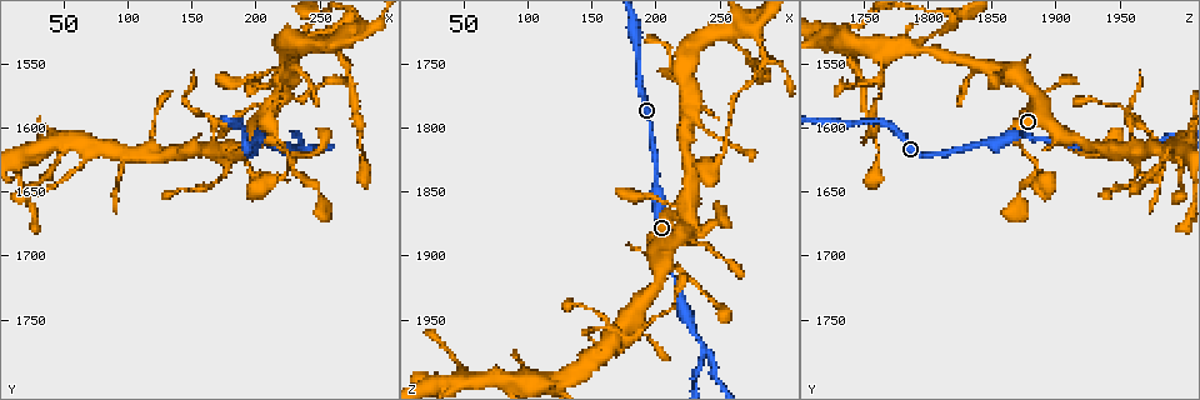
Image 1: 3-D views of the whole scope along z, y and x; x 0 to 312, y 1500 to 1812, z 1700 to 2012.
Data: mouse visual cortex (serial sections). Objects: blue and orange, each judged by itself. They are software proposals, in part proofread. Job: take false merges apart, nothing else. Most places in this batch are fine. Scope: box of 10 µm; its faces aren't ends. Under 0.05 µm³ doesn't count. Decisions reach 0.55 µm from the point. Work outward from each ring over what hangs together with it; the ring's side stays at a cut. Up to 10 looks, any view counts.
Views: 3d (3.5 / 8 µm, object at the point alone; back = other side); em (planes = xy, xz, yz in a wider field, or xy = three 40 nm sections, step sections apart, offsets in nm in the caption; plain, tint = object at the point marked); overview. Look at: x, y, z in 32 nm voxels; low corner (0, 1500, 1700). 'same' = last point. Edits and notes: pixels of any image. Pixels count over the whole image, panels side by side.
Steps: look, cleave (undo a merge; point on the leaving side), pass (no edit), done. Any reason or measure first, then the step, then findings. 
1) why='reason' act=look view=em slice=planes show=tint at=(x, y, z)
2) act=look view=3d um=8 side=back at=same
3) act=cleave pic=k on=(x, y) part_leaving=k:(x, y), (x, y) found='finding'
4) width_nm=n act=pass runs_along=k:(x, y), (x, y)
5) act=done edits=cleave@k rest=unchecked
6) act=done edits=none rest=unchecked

why='abrupt turn' act=look view=3d um=3.5 side=back at=(170, 1618, 1962)

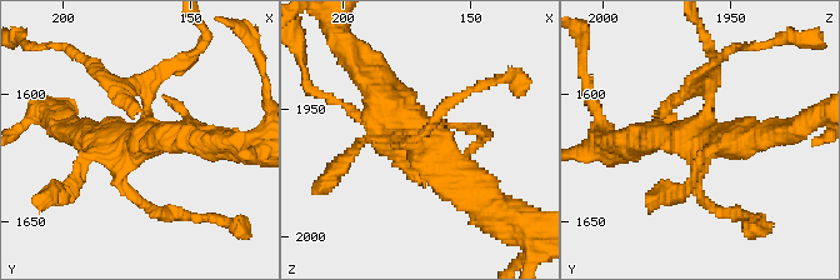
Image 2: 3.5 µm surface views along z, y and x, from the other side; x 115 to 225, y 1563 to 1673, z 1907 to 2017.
why='need the tissue' act=look view=em slice=xy step=3 show=tint at=(168, 1618, 1960)

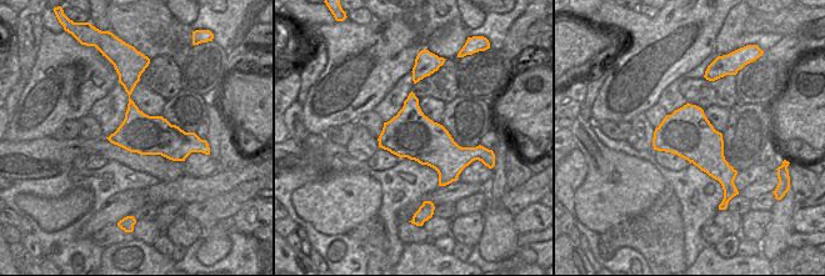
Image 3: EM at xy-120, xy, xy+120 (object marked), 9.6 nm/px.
act=cleave pic=2 on=(119, 90) part_leaving=2:(146, 104), (66, 46) found='two cells meet here'

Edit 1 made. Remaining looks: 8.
why='a fork' act=look view=3d um=3.5 side=back at=(236, 1614, 1968)

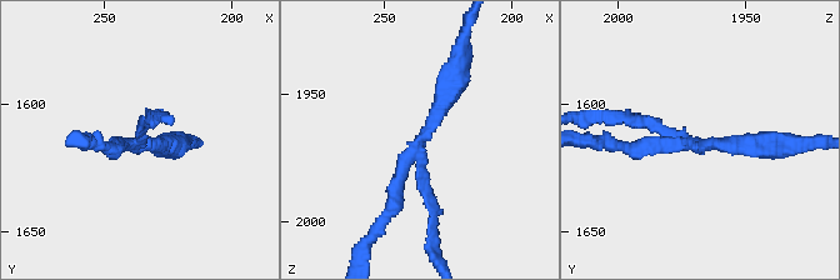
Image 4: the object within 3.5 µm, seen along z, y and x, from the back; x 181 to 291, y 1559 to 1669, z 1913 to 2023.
arms=3 arm_widths_nm=100,200,300 why='now the EM' act=look view=em slice=xy step=1 show=tint at=(237, 1615, 1970)

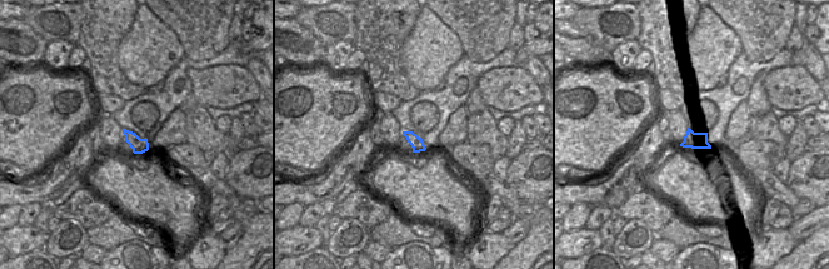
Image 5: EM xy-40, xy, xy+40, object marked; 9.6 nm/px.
why='another direction' act=look view=em slice=planes show=tint at=same

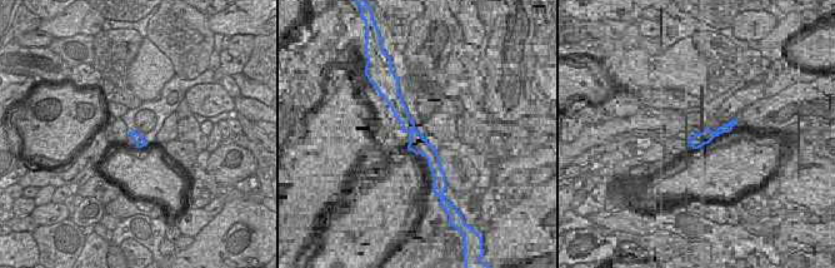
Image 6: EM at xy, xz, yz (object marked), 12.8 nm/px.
width_nm=130 act=cleave pic=4 on=(624, 118) part_leaving=4:(668, 130), (654, 123), (594, 115) found='a second cell is stuck on'

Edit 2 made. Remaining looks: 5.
why='a fork' act=look view=3d um=8 at=(228, 1630, 1886)

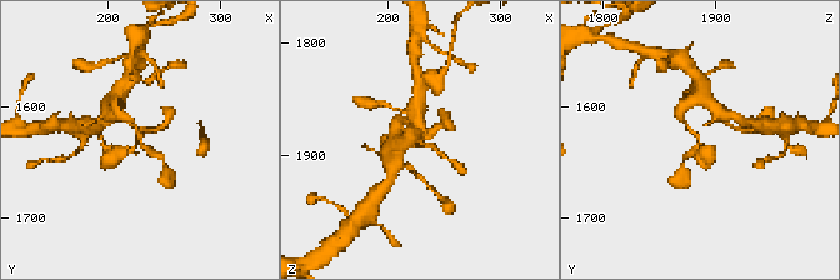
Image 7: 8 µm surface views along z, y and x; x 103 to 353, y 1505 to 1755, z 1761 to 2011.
arms=3 arm_widths_nm=200,200,300 why='need the tissue' act=look view=em slice=xy step=5 show=tint at=same

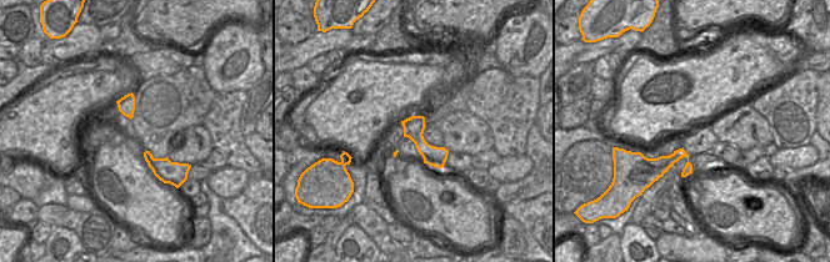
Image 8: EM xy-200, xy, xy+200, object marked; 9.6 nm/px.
width_nm=200 act=pass runs_along=7:(679, 114), (706, 151), (700, 159) found='continuous, no second cell'

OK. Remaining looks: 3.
why='a narrow waist' act=look view=3d um=3.5 at=(220, 1578, 1764)

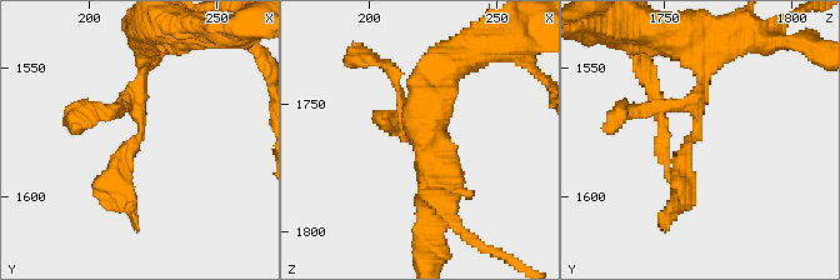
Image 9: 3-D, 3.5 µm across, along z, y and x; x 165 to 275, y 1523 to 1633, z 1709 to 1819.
why='need the tissue' act=look view=em slice=xy step=2 show=tint at=(219, 1576, 1761)

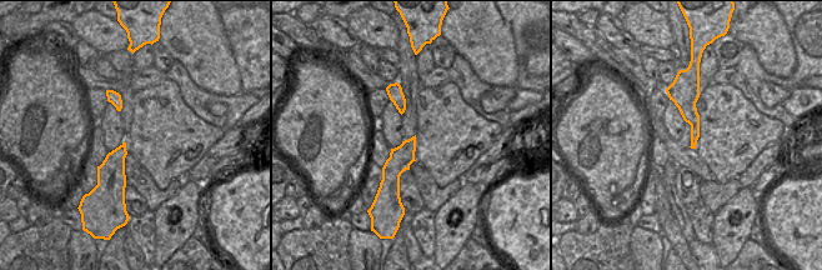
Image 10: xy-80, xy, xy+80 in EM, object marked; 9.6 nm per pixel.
act=pass runs_along=9:(700, 34), (698, 130), (675, 206) found='one cell here'

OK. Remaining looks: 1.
act=done edits=cleave@2,cleave@4 rest=unchecked

